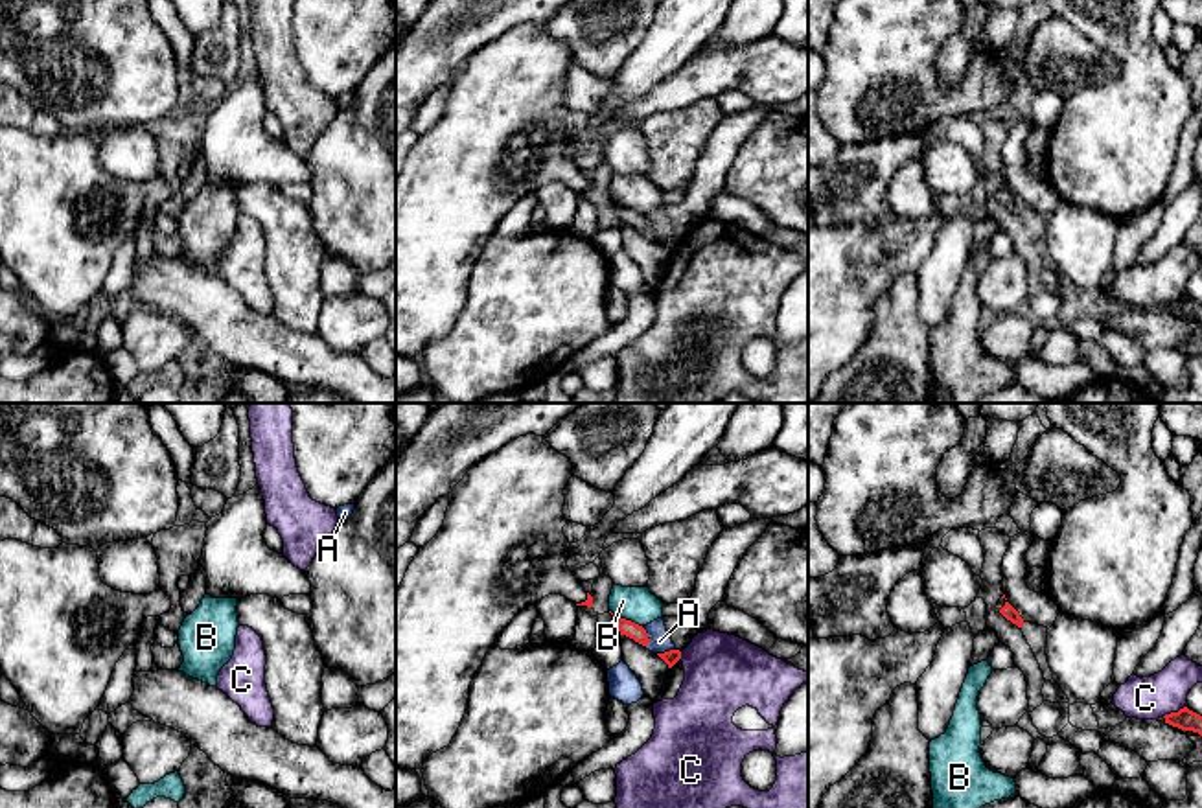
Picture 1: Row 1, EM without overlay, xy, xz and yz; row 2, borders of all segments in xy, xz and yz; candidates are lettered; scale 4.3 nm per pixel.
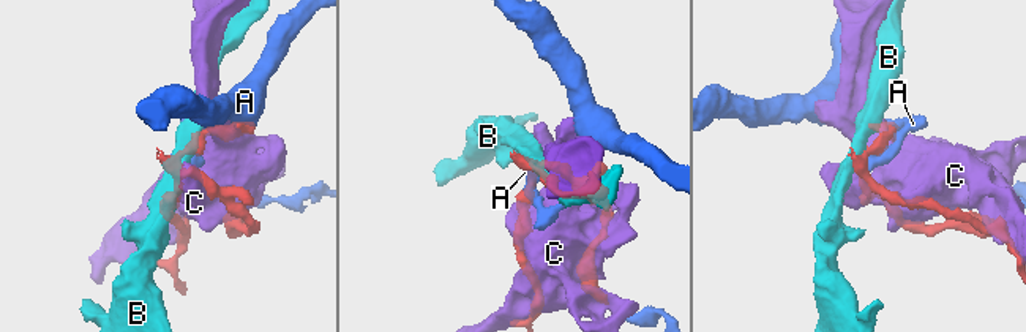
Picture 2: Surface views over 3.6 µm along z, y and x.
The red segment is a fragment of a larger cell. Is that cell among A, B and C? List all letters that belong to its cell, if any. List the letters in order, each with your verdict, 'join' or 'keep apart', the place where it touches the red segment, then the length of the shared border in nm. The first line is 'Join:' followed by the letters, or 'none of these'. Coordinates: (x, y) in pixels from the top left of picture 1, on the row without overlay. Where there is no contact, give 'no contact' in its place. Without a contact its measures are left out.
Join: none of these
A: keep apart | xz (647, 225) | 100 nm
B: keep apart | xz (624, 207) | 160 nm
C: keep apart | yz (1173, 300) | 110 nm

